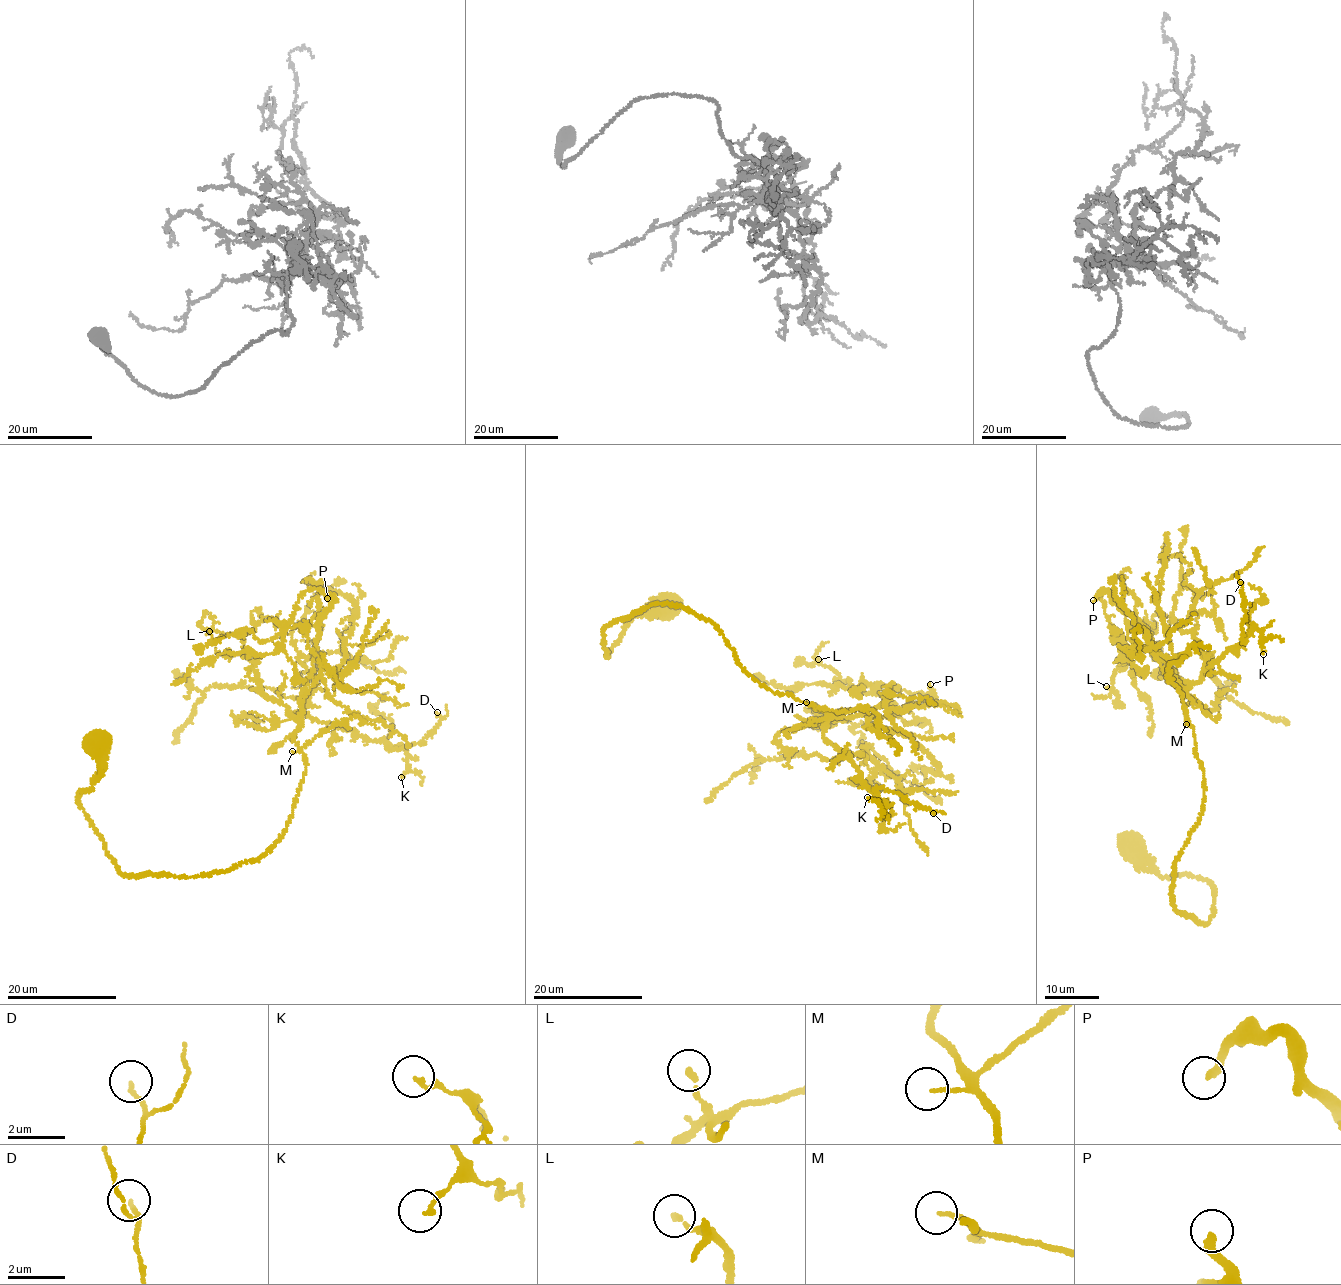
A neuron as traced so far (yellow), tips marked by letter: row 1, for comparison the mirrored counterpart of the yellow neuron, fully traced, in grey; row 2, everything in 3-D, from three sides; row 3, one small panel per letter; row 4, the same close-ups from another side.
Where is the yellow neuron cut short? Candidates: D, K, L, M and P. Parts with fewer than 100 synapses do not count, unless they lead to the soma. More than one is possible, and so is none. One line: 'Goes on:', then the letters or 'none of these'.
Goes on: P

